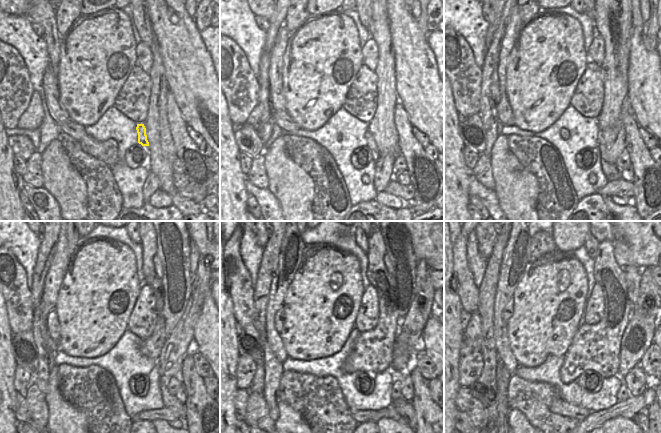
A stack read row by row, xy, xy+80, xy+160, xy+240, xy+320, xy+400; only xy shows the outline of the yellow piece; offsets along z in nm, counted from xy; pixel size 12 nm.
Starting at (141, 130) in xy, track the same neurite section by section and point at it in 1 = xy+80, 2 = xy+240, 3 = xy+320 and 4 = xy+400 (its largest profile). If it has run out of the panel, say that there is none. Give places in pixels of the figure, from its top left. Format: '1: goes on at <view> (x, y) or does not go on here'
1: goes on at xy+80 (371, 144)
2: goes on at xy+240 (170, 401)
3: goes on at xy+320 (404, 408)
4: goes on at xy+400 (641, 419)

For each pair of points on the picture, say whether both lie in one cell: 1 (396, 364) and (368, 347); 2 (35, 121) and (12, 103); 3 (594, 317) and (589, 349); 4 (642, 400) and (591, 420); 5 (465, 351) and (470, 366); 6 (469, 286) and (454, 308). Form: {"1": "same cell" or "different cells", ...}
{"1": "different cells", "2": "different cells", "3": "different cells", "4": "same cell", "5": "same cell", "6": "different cells"}

